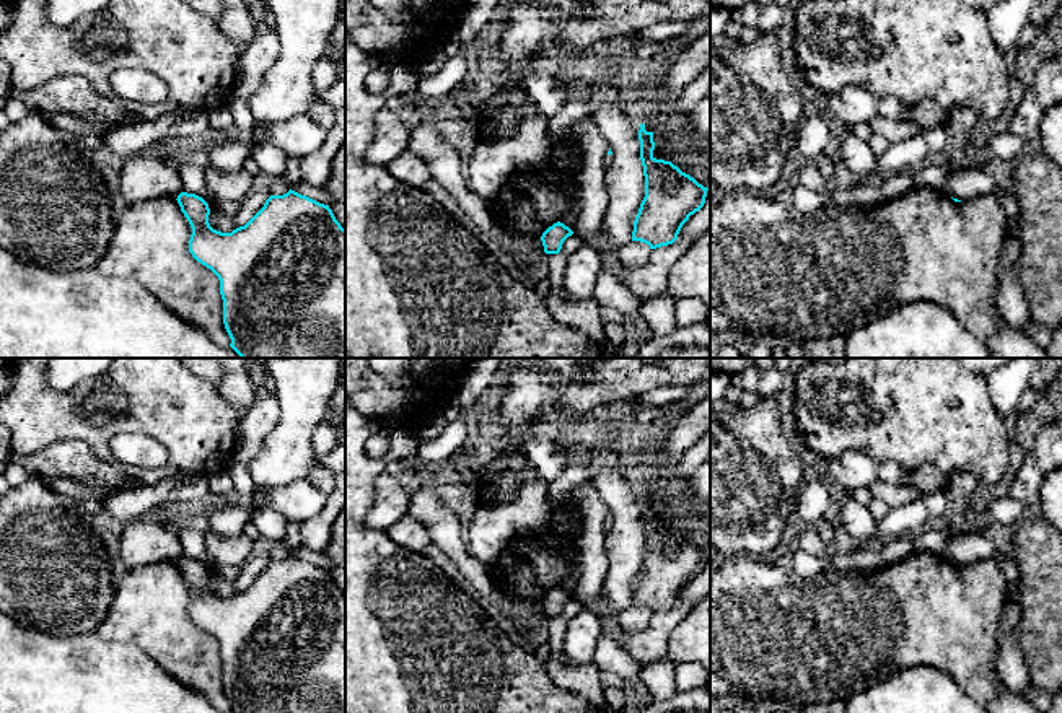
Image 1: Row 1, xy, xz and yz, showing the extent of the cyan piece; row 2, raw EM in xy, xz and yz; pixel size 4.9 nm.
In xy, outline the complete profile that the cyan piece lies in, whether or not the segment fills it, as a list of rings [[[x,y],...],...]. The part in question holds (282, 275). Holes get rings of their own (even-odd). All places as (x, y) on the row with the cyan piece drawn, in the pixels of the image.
[[[290,189],[283,195],[270,195],[264,207],[244,226],[239,226],[231,233],[222,233],[210,226],[210,208],[202,197],[181,192],[176,200],[192,228],[189,252],[197,262],[210,269],[220,280],[223,324],[231,339],[230,347],[241,358],[345,358],[345,230],[336,220],[329,205],[319,203]]]

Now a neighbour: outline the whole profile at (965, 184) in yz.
[[[971,166],[954,168],[943,192],[961,202],[971,202],[981,195],[994,194],[995,189],[997,182],[985,168]]]

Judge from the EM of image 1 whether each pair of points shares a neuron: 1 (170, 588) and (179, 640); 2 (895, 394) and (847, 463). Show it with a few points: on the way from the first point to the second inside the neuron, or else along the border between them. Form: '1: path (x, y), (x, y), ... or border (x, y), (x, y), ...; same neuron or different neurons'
1: path (170, 601), (170, 627); same neuron
2: border (829, 459), (844, 451), (862, 450), (880, 463); different neurons

